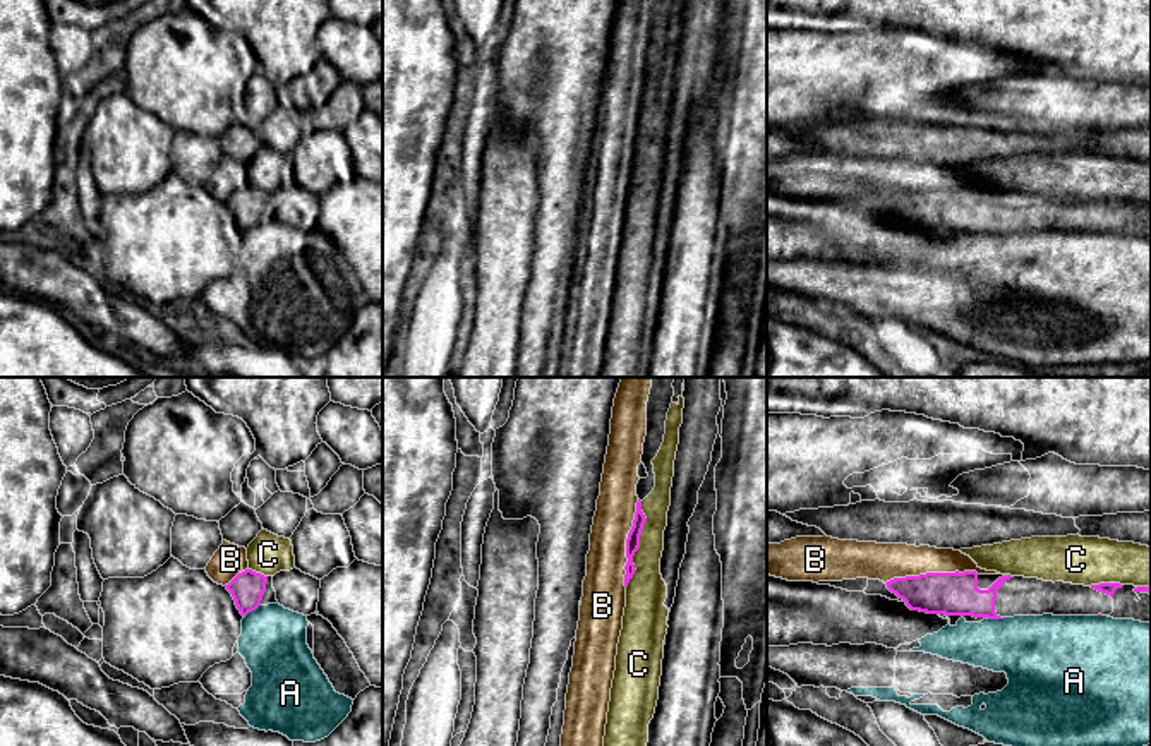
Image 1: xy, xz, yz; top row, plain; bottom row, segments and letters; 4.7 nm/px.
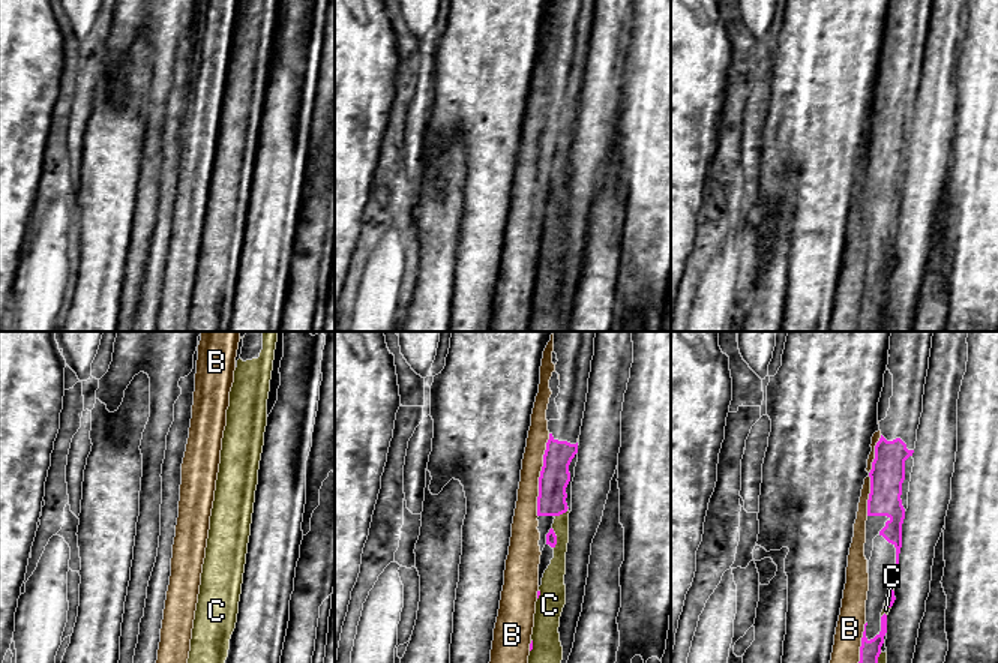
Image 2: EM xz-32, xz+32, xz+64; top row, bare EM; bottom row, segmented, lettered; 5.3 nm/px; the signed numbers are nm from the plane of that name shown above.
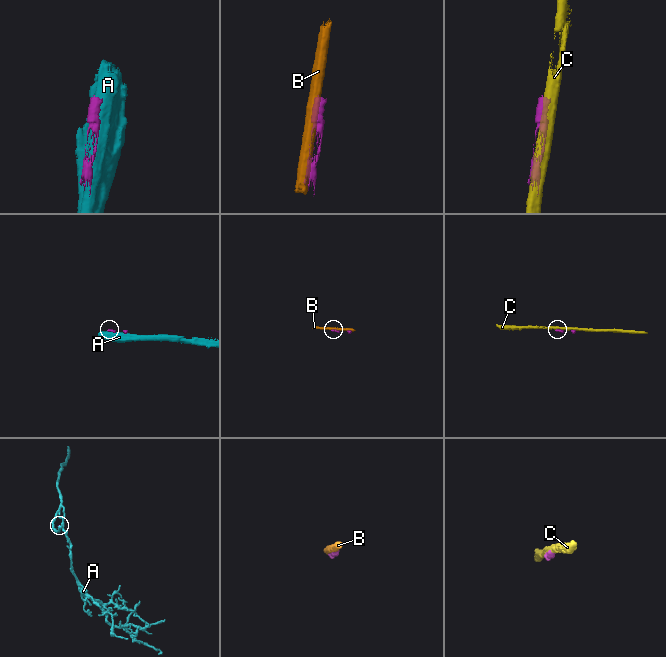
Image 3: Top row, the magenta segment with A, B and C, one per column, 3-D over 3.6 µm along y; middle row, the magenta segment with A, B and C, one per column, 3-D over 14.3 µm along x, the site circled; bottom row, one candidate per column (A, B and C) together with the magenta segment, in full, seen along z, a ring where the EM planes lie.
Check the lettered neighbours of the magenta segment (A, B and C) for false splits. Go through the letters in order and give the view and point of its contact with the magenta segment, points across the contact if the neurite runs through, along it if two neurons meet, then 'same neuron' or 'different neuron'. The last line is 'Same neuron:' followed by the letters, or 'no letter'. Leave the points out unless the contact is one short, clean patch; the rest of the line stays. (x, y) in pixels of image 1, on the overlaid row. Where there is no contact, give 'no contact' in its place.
A: contact yz (994, 618); different neuron
B: contact yz (932, 573); different neuron
C: contact xz (638, 544); different neuron
Same neuron: no letter

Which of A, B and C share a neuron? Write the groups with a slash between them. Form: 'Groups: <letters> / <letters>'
Groups: A / B / C

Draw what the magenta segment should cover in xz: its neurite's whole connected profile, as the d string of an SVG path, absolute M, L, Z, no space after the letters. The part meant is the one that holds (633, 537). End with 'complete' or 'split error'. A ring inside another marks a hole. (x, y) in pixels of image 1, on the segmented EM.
M638 499L633 526L631 526L631 530L628 533L628 538L626 538L626 557L628 557L628 563L624 566L624 569L626 569L624 587L628 587L630 580L633 578L633 575L636 571L635 564L633 564L633 556L635 556L635 552L640 547L640 535L642 535L645 521L647 521L647 518L645 518L645 514L642 511L642 501Z; complete

